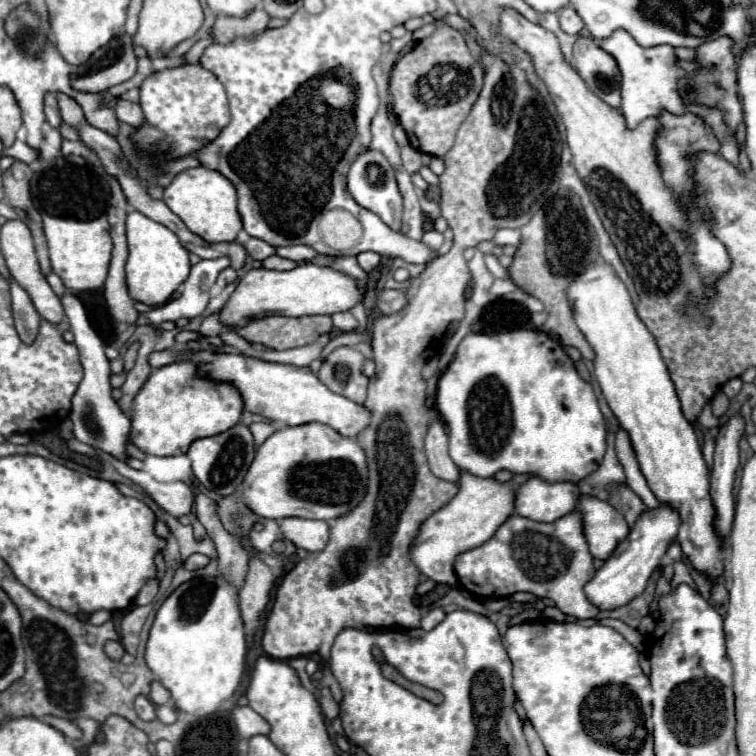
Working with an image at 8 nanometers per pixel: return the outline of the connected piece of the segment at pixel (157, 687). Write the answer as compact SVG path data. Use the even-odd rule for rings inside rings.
M153 681L151 683L151 691L149 691L149 699L155 703L155 705L163 705L163 703L167 703L169 701L169 693L167 693L167 689L159 683L159 681Z

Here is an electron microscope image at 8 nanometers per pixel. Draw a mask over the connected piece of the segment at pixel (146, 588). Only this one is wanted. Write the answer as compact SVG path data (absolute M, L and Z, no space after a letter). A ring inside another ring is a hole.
M156 578L147 581L136 596L134 601L135 605L144 606L152 603L157 594L157 589L159 589L159 583L157 583Z

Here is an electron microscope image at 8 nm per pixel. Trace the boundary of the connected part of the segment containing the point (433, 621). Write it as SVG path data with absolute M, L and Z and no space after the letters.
M433 609L433 611L429 611L429 613L421 619L421 627L423 627L425 631L431 631L435 625L439 625L439 621L443 621L443 617L445 617L445 611L443 611L443 609Z

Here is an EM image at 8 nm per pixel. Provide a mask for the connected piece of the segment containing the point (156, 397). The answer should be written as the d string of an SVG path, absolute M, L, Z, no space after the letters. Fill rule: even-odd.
M175 361L149 375L131 403L129 441L147 455L183 455L191 441L211 437L239 423L243 401L229 383L215 383L195 375L195 363Z

